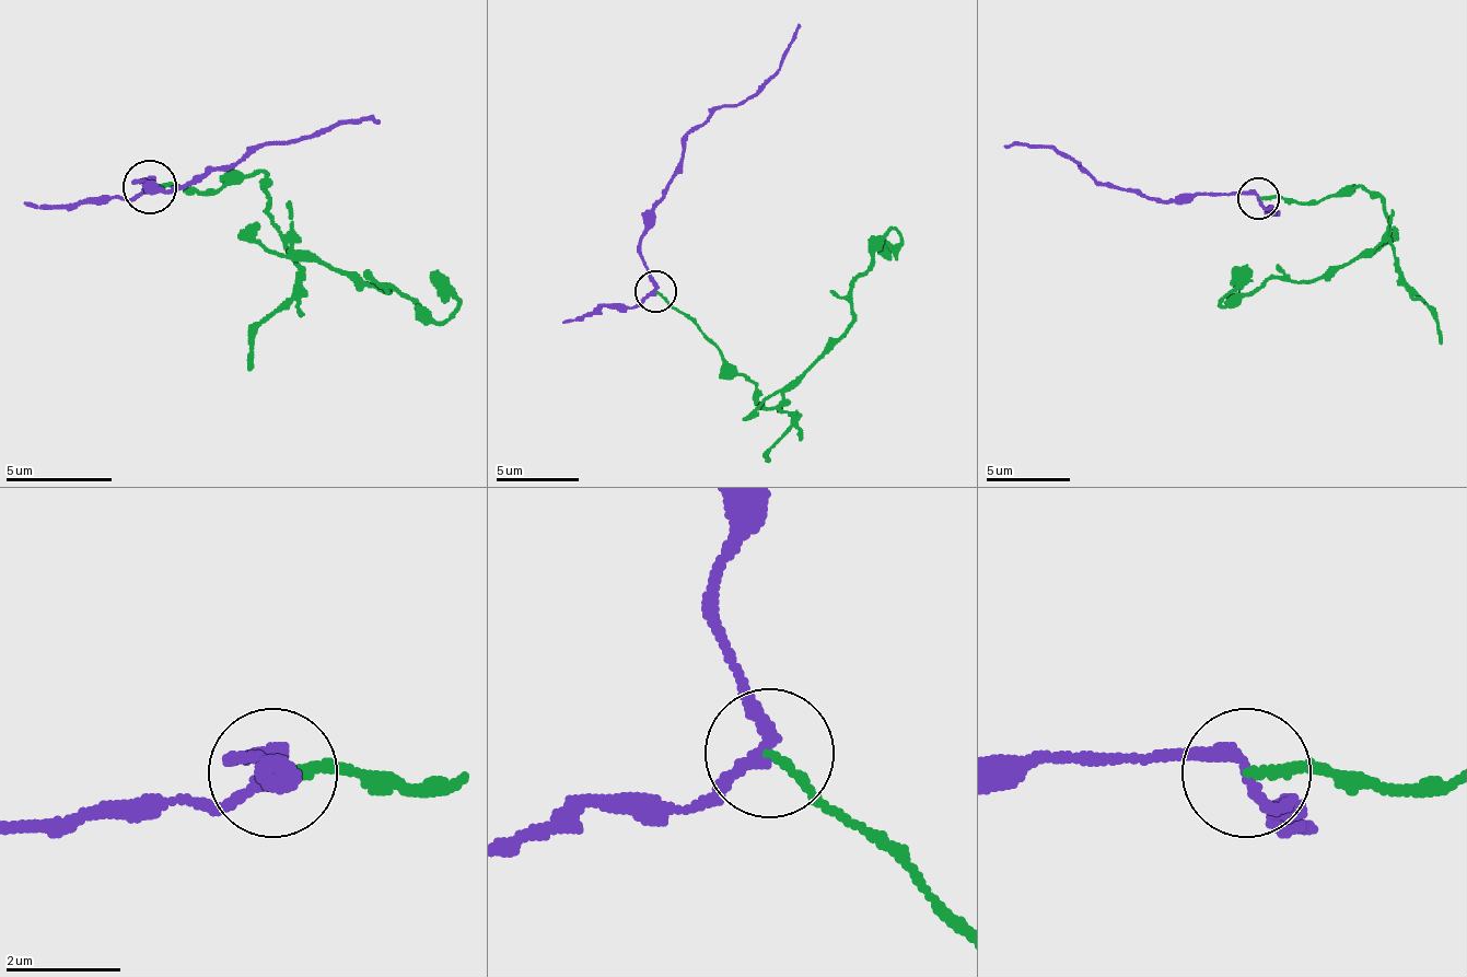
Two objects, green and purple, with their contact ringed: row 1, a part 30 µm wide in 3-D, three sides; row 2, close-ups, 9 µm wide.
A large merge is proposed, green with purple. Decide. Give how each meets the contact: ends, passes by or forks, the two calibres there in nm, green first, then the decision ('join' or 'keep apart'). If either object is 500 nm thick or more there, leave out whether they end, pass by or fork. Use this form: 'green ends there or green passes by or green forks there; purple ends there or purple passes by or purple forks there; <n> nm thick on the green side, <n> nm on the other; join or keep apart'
green ends there; purple passes by; 150 nm thick on the green side, 220 nm on the other; keep apart

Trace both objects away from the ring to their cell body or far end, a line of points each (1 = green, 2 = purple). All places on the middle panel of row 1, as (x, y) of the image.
1: (654, 290), (753, 382), (763, 402), (773, 406), (845, 332), (853, 282), (888, 232), (899, 236), (884, 257)
2: (654, 290), (642, 232), (645, 211), (667, 186), (683, 141), (717, 107), (737, 107), (773, 74), (802, 24)

